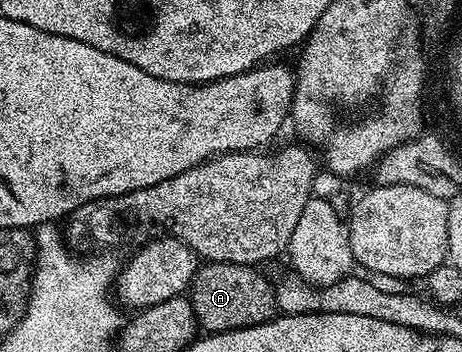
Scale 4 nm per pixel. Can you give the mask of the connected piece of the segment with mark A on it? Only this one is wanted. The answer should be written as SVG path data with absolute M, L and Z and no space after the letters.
M202 262L193 274L192 284L187 292L187 298L193 304L193 312L197 318L198 328L202 332L238 331L240 327L254 327L260 323L266 323L278 314L277 296L274 284L268 283L260 275L258 268L243 263L211 263Z

